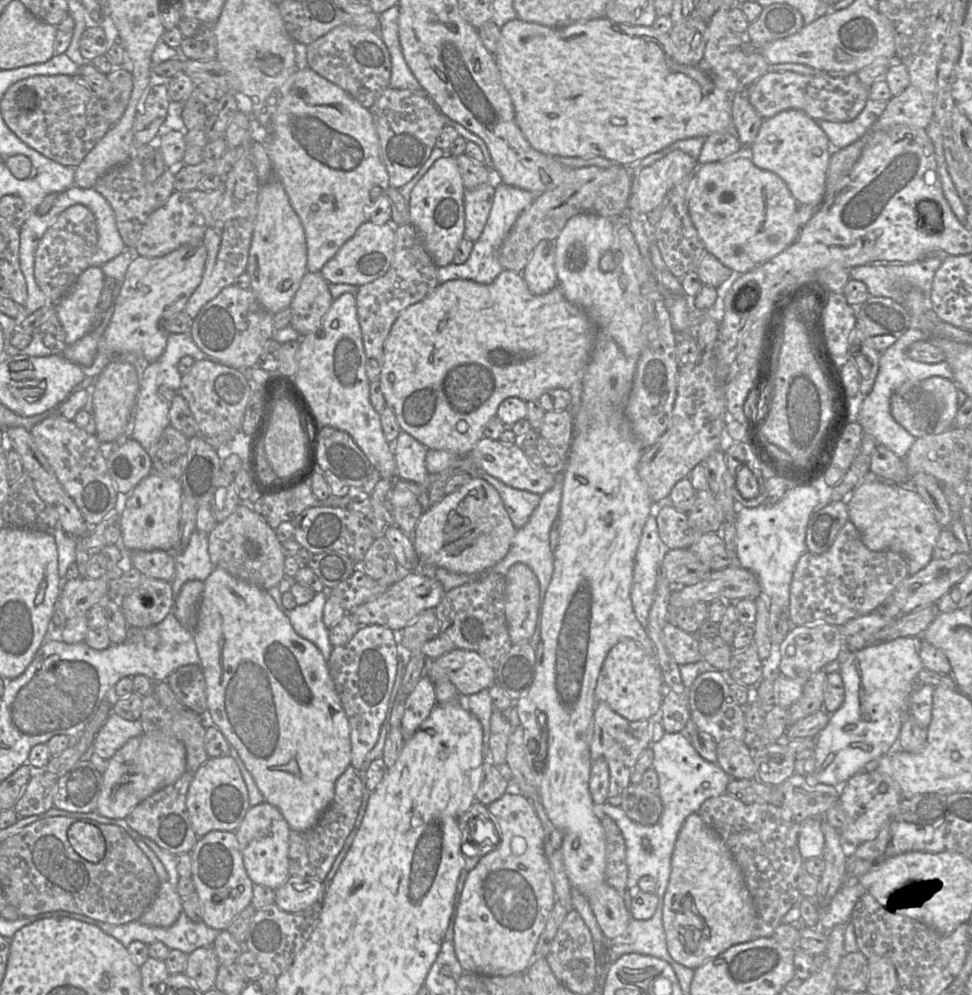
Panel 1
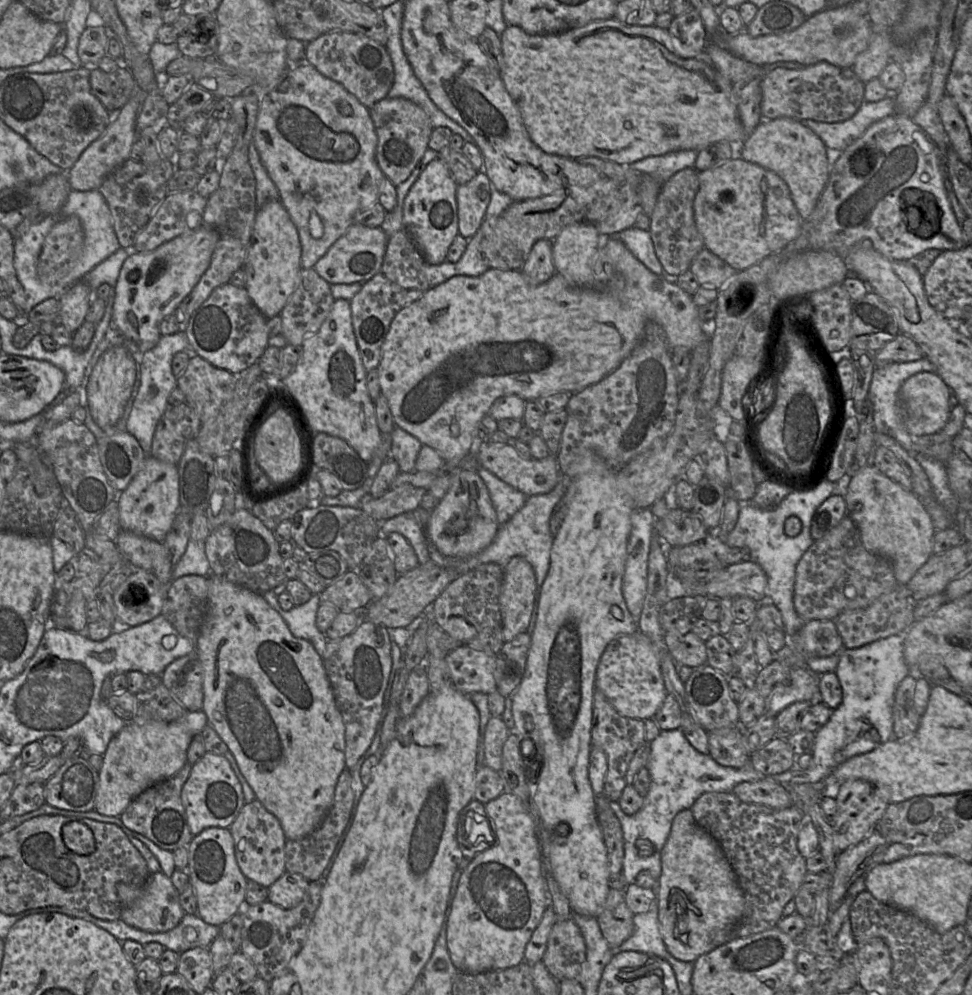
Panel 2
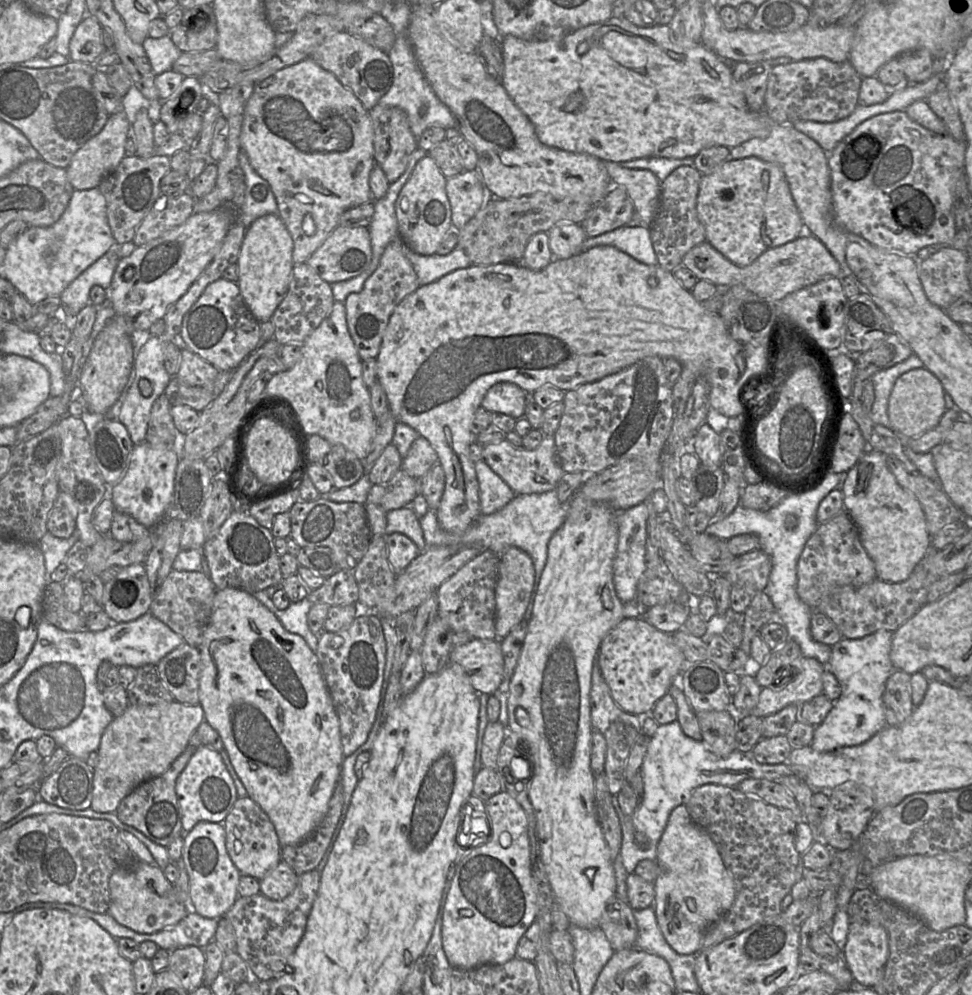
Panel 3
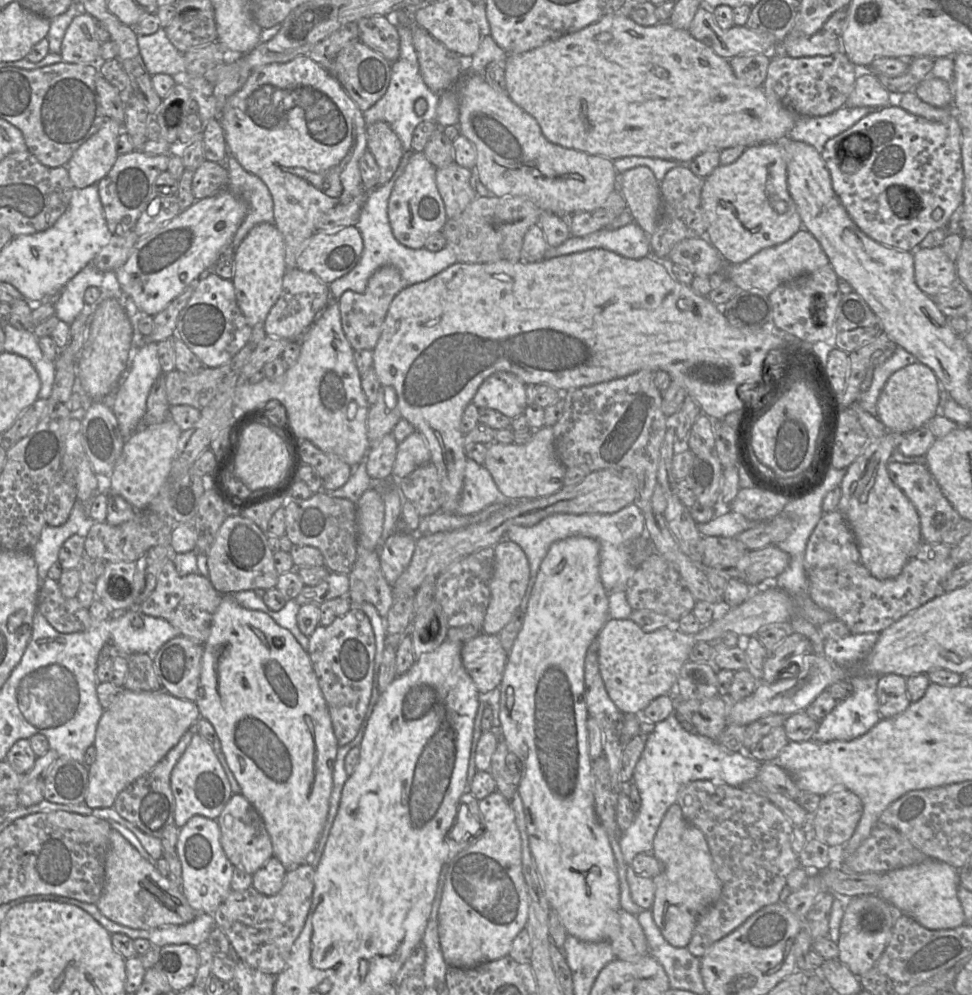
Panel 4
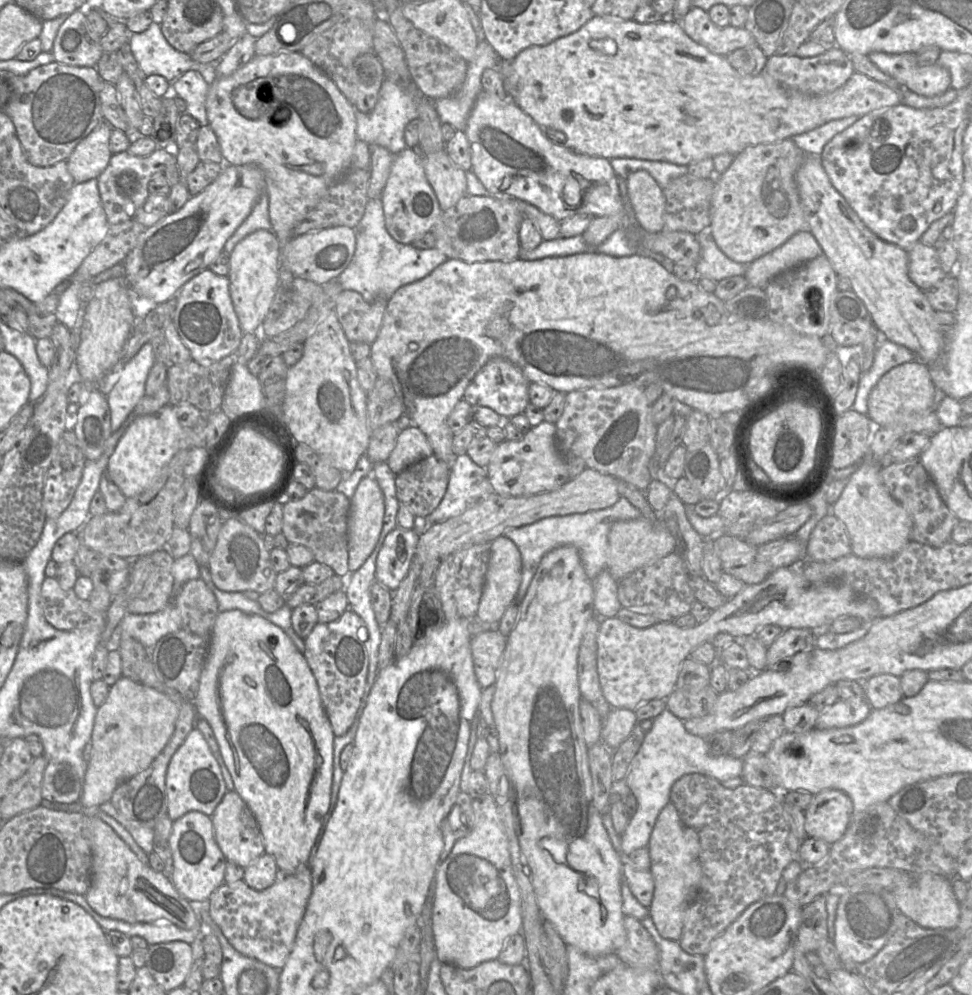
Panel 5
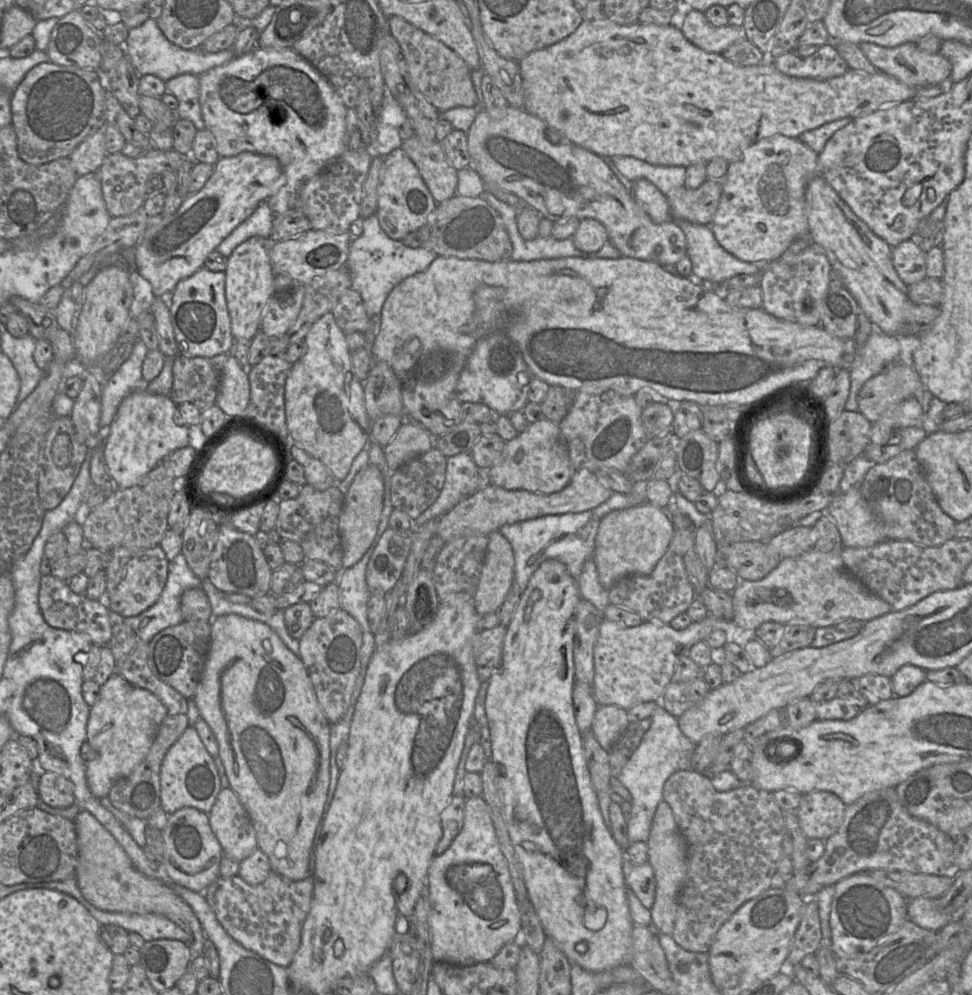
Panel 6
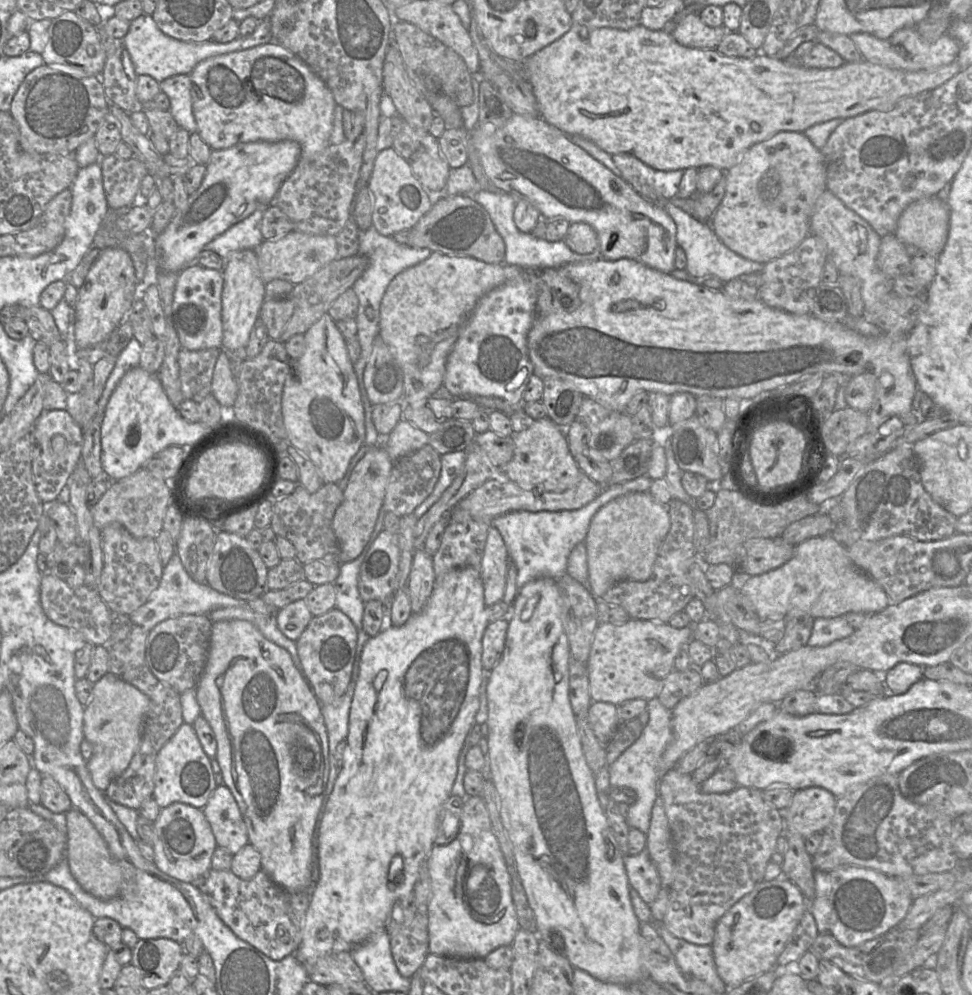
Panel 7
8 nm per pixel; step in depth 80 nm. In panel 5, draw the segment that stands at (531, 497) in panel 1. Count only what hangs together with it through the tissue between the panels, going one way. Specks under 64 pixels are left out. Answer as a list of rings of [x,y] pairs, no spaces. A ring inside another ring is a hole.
[[[467,454],[456,457],[449,470],[446,493],[437,508],[425,519],[418,520],[417,531],[459,516],[480,498],[494,492],[486,468],[475,464]]]

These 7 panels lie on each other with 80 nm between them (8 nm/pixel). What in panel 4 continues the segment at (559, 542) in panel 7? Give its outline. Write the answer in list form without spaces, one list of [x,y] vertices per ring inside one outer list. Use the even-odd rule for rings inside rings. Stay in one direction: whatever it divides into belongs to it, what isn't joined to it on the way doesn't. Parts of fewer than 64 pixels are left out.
[[[631,503],[613,514],[557,513],[542,519],[534,526],[511,526],[507,530],[505,538],[515,542],[522,548],[530,567],[530,580],[519,606],[520,611],[525,615],[541,562],[552,543],[573,536],[589,537],[597,541],[600,557],[599,575],[604,588],[610,593],[624,591],[627,581],[637,568],[633,565],[634,543],[645,535],[644,513],[637,503]]]

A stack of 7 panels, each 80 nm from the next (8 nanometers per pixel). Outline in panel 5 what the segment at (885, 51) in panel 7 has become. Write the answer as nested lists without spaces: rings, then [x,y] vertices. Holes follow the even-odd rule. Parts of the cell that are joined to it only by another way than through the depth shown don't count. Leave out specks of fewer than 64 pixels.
[[[871,52],[867,56],[882,72],[916,94],[933,97],[951,88],[951,76],[945,67],[938,63],[921,66],[914,53]]]

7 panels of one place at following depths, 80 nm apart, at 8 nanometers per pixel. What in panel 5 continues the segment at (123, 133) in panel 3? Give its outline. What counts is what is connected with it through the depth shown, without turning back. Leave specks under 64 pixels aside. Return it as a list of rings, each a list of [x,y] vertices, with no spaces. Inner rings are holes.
[[[103,122],[74,148],[67,165],[75,183],[98,178],[105,170],[112,156],[109,147],[112,129],[107,122]]]

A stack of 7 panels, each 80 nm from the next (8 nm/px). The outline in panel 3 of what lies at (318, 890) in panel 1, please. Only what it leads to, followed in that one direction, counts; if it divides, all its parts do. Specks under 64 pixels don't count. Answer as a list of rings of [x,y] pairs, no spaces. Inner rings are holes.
[[[283,860],[260,880],[260,893],[267,898],[280,901],[293,892],[298,875]]]

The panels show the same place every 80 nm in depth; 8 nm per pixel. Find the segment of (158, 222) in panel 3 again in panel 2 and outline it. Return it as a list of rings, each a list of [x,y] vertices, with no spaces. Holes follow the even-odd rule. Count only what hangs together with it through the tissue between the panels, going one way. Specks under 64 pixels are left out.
[[[196,190],[168,193],[134,243],[137,252],[152,251],[173,238],[203,225],[207,198]]]

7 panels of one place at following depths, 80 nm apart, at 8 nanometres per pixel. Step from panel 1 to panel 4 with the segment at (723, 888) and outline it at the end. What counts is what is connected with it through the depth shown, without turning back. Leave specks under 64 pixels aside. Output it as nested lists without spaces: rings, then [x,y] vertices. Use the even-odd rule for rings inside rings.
[[[677,803],[663,816],[654,837],[652,854],[662,864],[662,871],[652,878],[655,885],[653,920],[670,945],[687,947],[698,917],[719,899],[722,884],[714,871],[704,834],[684,818]]]

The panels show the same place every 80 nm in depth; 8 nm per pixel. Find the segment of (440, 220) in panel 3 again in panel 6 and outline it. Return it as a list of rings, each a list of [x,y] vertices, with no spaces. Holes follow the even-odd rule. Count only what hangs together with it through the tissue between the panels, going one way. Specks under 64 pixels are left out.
[[[395,149],[384,157],[377,187],[375,214],[380,227],[389,238],[401,241],[408,233],[421,229],[436,205],[417,167],[402,149]]]

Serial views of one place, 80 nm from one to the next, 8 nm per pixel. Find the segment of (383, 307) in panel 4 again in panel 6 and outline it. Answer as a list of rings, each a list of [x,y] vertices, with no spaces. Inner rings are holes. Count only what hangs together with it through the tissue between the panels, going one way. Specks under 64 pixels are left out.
[[[347,289],[331,311],[339,328],[344,333],[359,332],[366,334],[372,326],[363,306],[360,294]]]

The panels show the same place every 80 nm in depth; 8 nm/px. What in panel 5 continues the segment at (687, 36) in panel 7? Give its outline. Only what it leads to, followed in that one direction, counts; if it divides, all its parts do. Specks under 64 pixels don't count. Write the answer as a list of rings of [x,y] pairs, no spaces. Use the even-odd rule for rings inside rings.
[[[692,7],[678,20],[685,33],[714,54],[727,56],[736,49],[756,44],[753,35],[743,26],[719,27],[712,22],[708,11]]]

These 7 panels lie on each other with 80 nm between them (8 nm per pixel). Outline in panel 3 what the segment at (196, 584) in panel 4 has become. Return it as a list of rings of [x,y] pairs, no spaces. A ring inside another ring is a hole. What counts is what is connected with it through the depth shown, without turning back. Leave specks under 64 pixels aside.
[[[172,569],[153,597],[149,613],[179,634],[187,644],[199,647],[212,613],[216,590],[211,578],[203,572]]]

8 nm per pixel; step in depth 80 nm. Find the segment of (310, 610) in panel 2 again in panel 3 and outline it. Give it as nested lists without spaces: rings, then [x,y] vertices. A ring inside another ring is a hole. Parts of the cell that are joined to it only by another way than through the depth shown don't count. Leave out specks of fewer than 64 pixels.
[[[265,591],[253,593],[254,597],[265,605],[279,619],[284,628],[291,633],[300,635],[308,644],[313,652],[318,646],[318,635],[312,633],[307,623],[307,615],[314,603],[307,598],[292,602],[284,609],[278,609]]]

